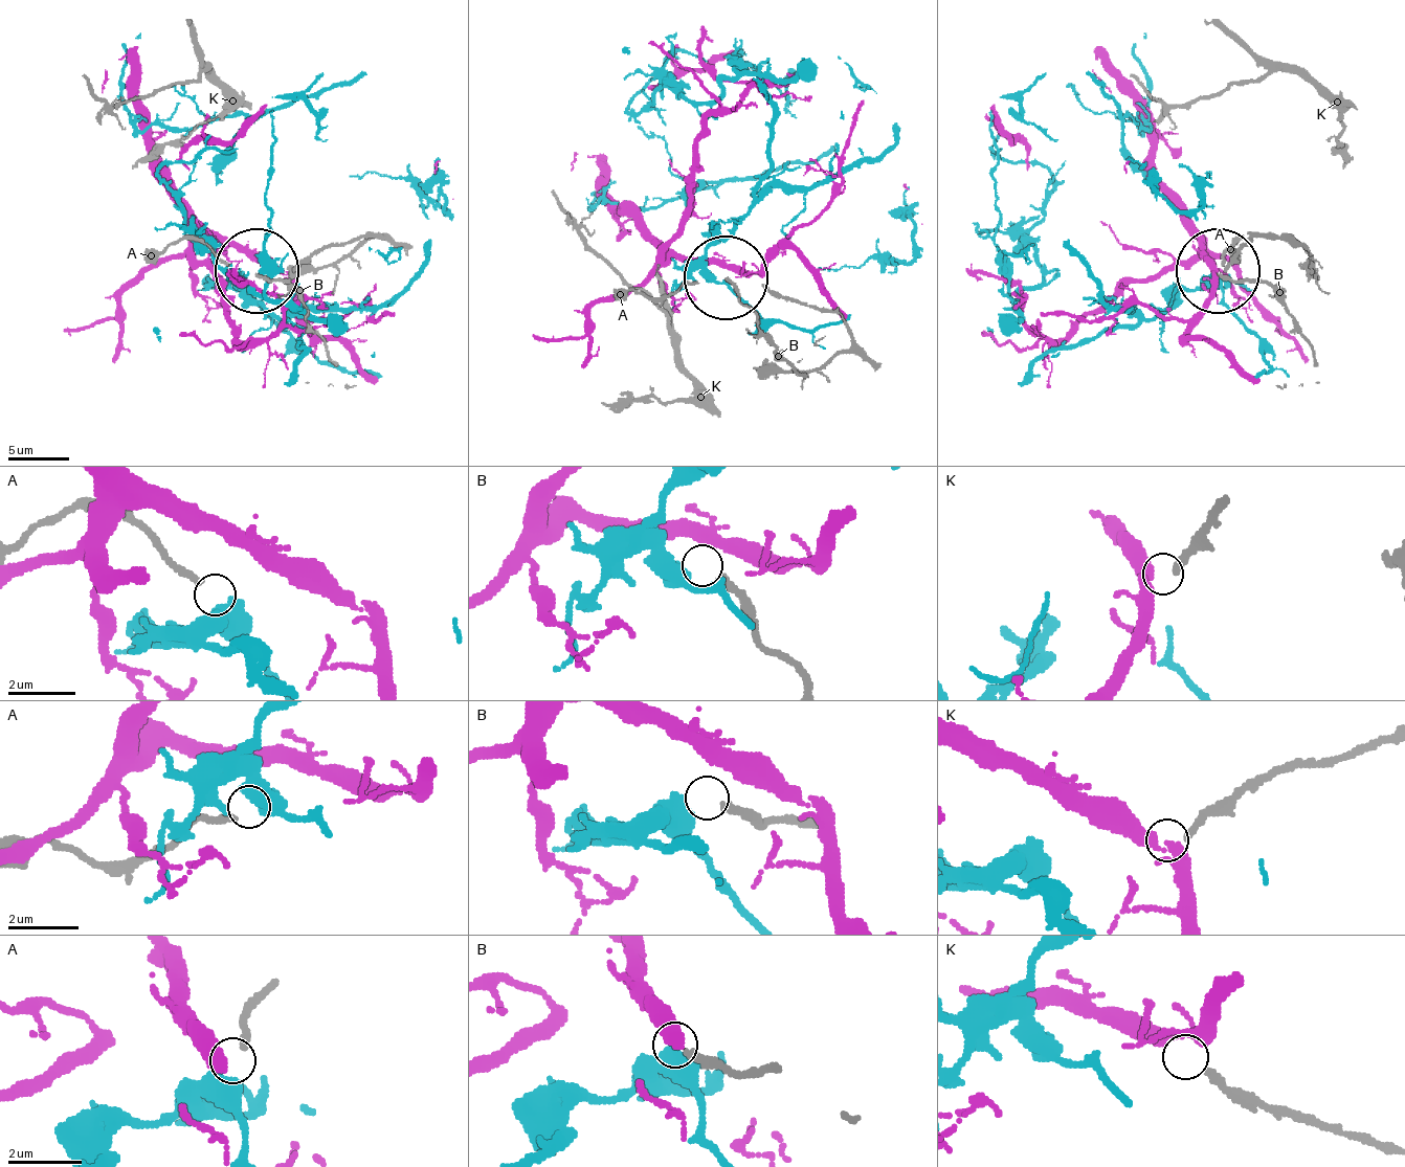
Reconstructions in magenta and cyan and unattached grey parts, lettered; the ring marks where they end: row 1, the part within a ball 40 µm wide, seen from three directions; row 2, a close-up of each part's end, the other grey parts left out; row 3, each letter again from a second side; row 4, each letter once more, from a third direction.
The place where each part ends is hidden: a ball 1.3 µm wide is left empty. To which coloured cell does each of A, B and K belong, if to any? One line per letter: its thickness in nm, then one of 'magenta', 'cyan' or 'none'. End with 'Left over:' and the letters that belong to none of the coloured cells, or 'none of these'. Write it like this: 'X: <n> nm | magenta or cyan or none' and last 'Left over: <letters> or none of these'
A: 190 nm | cyan
B: 200 nm | none
K: 200 nm | none
Left over: B, K

